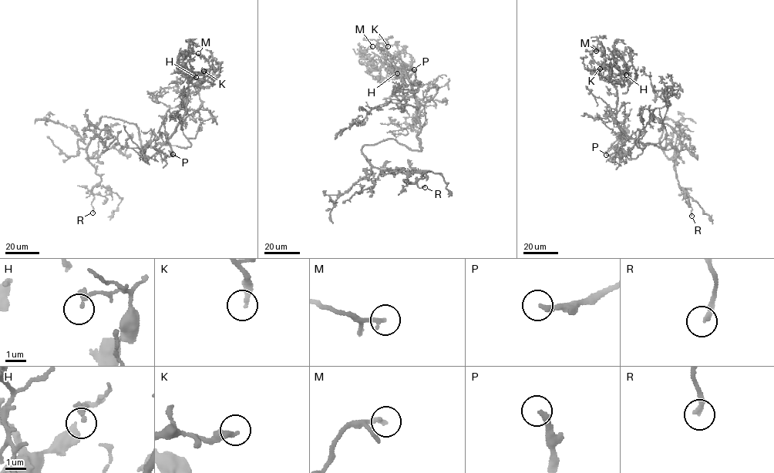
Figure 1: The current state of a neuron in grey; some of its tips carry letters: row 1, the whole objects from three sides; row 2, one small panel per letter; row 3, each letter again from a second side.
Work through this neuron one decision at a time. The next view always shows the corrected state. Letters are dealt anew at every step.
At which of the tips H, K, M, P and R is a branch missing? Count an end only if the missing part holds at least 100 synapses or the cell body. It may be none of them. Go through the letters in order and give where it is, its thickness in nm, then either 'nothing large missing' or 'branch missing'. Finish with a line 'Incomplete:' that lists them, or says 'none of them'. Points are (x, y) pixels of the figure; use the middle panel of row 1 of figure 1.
H: place (397, 73); calibre 240 nm; nothing large missing
K: place (388, 46); calibre 200 nm; nothing large missing
M: place (372, 46); calibre 200 nm; nothing large missing
P: place (414, 69); calibre 240 nm; branch missing
R: place (425, 187); calibre 240 nm; nothing large missing
Incomplete: P

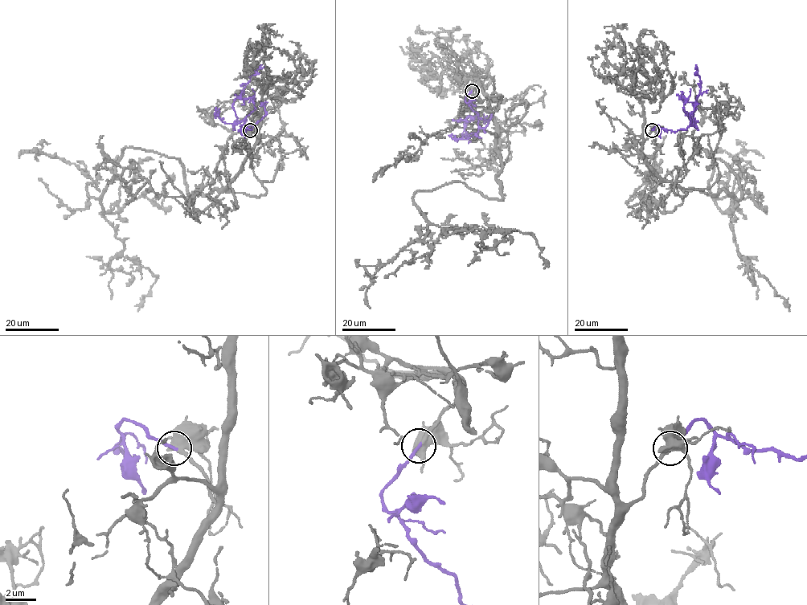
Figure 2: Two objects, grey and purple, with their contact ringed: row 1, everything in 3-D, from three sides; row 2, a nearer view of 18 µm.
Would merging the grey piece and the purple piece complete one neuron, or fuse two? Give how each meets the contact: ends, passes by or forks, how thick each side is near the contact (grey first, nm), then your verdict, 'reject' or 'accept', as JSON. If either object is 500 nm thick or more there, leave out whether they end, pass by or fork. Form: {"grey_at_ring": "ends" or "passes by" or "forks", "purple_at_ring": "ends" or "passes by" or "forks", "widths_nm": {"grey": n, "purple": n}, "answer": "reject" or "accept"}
{"grey_at_ring": "forks", "purple_at_ring": "ends", "widths_nm": {"grey": 440, "purple": 200}, "answer": "accept"}

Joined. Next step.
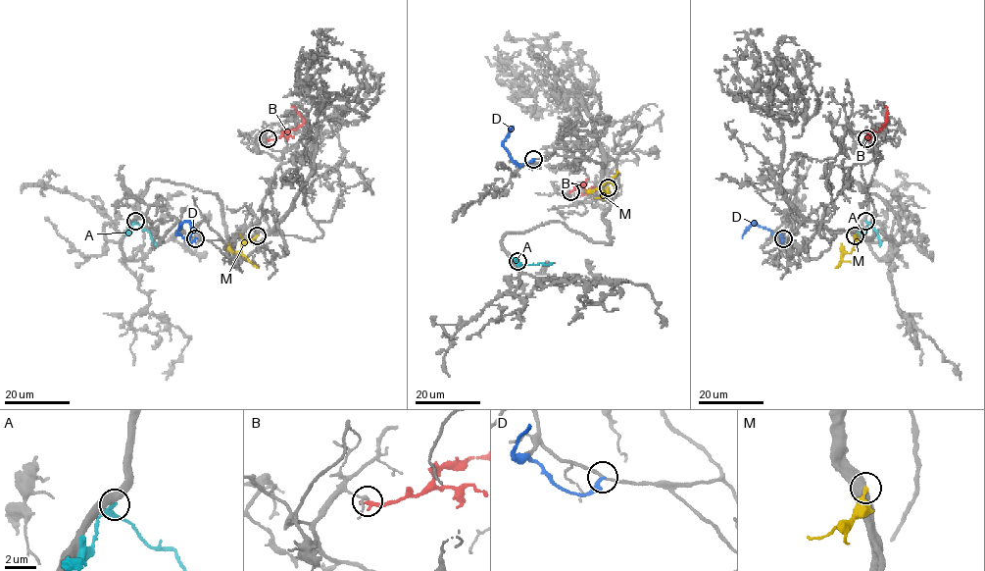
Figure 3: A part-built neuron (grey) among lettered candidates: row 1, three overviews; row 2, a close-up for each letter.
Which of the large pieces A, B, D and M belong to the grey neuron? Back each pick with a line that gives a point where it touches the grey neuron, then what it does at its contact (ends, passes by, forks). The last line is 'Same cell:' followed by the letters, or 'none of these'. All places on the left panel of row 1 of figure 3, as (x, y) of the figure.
Same cell: none of these

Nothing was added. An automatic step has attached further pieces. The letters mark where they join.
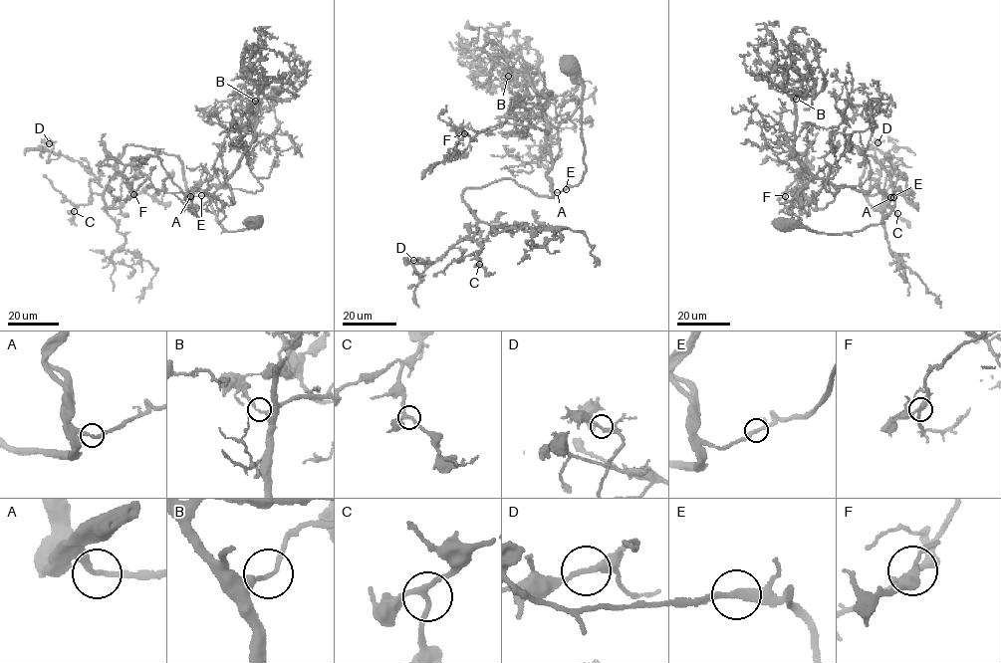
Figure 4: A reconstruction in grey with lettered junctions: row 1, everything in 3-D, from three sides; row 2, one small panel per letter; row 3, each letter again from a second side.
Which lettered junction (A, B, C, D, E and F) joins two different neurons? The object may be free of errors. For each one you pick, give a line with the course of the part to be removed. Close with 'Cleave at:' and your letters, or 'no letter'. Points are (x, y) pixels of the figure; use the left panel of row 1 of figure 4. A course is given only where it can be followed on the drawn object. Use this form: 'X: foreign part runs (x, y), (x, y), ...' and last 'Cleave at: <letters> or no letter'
Cleave at: no letter

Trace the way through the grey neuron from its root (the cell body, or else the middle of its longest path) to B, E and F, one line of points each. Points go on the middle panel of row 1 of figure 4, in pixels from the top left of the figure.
B: (573, 66), (586, 169), (559, 192), (546, 176), (541, 104), (528, 75), (508, 76)
E: (573, 66), (582, 90), (581, 137), (586, 169), (580, 183), (566, 189)
F: (573, 66), (582, 90), (586, 169), (578, 184), (553, 190), (543, 129), (501, 121), (472, 138), (464, 133)

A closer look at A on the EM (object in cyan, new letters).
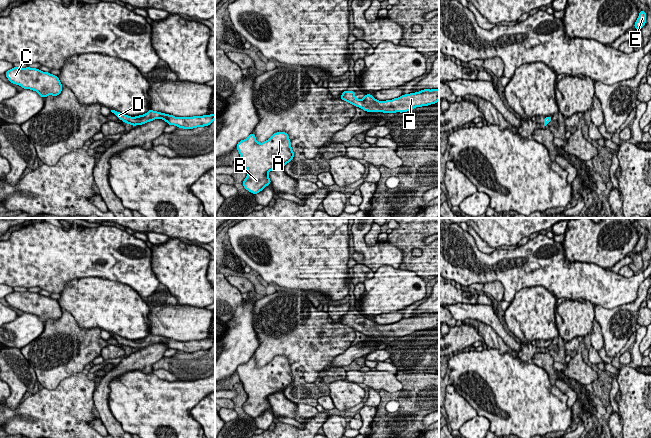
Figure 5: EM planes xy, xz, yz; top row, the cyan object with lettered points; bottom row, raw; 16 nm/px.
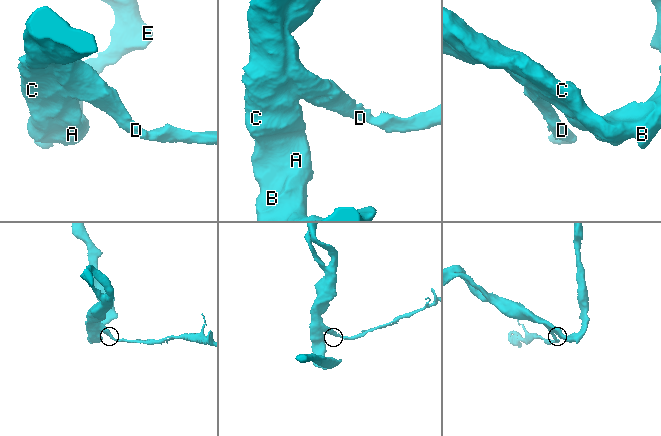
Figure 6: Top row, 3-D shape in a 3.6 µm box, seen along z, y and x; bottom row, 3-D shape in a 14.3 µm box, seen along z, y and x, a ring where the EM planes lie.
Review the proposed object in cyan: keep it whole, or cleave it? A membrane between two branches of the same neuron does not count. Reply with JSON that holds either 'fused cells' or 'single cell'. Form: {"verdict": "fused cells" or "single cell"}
{"verdict": "single cell"}

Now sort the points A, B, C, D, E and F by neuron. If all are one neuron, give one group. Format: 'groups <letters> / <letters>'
groups A B C D E F

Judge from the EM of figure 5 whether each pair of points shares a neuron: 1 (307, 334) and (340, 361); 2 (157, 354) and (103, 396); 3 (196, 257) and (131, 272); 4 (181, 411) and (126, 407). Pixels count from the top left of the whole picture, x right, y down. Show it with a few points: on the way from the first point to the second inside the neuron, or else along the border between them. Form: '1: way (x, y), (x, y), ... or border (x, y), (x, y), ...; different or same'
1: border (350, 345), (342, 353), (338, 354), (326, 369); different
2: way (141, 359), (129, 362), (107, 380); same
3: border (150, 249), (151, 269), (160, 282); different
4: way (167, 411), (140, 407); same

